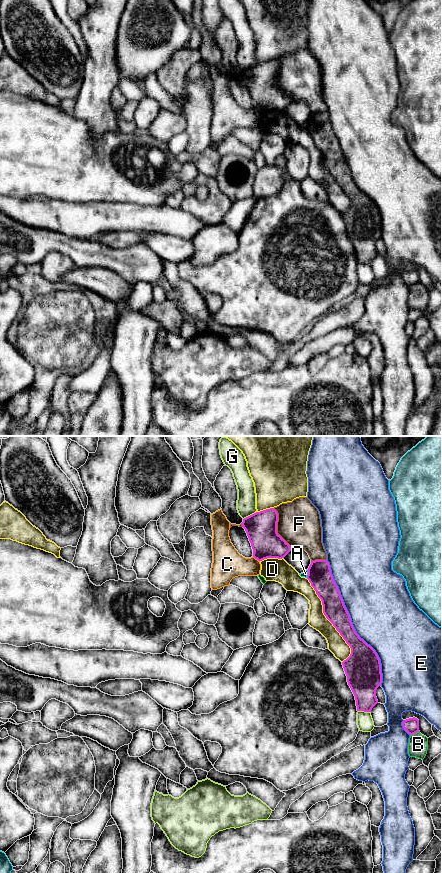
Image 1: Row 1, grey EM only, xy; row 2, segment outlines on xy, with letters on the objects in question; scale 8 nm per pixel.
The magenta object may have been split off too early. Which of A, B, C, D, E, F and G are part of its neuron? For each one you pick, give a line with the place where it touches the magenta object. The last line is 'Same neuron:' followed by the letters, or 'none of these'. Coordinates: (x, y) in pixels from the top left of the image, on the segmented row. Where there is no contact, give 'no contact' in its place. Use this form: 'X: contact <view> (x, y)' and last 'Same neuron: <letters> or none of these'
Same neuron: none of these

